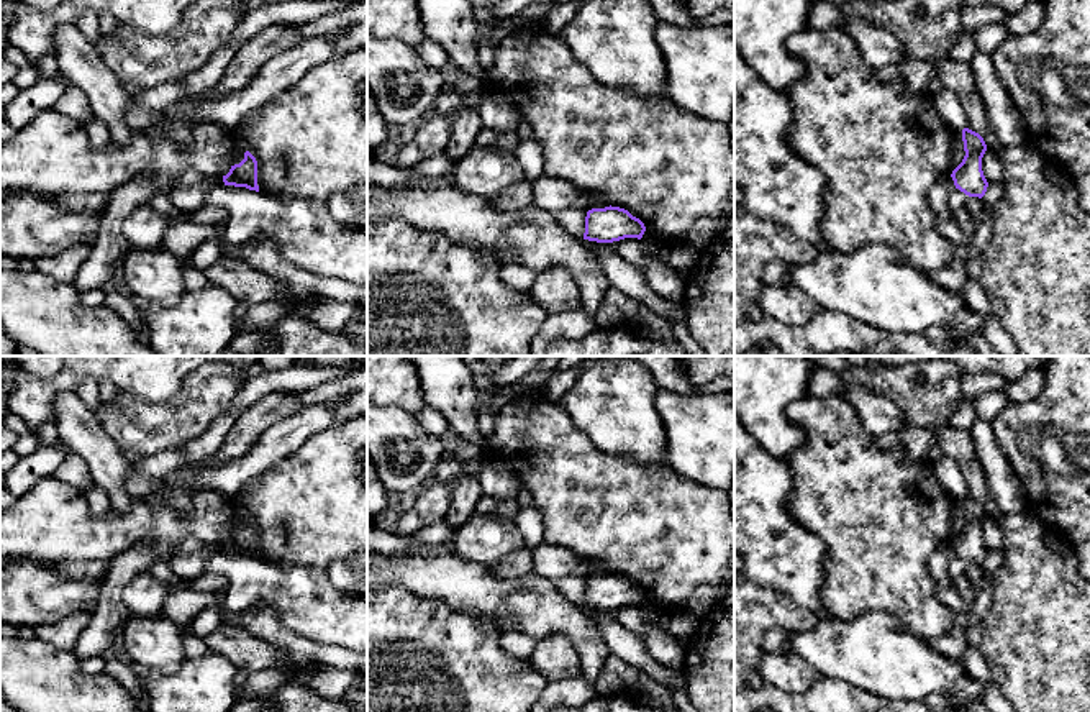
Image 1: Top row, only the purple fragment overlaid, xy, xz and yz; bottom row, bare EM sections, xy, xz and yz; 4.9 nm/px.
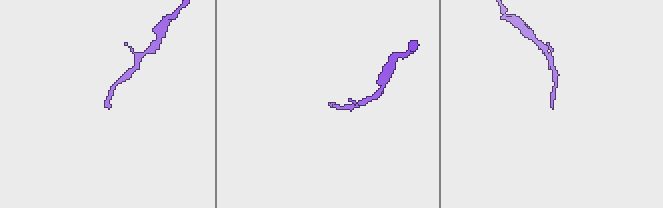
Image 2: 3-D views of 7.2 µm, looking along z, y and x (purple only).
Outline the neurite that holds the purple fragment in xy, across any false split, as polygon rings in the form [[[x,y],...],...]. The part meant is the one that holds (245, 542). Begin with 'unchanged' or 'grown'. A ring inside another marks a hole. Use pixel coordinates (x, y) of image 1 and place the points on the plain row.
unchanged | [[[246,518],[239,532],[231,533],[229,540],[223,543],[225,553],[246,555],[259,559],[257,553],[257,528]]]

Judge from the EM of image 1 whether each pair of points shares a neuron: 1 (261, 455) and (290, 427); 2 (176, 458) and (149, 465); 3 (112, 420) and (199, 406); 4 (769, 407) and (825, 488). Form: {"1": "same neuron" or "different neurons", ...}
{"1": "same neuron", "2": "same neuron", "3": "same neuron", "4": "different neurons"}

